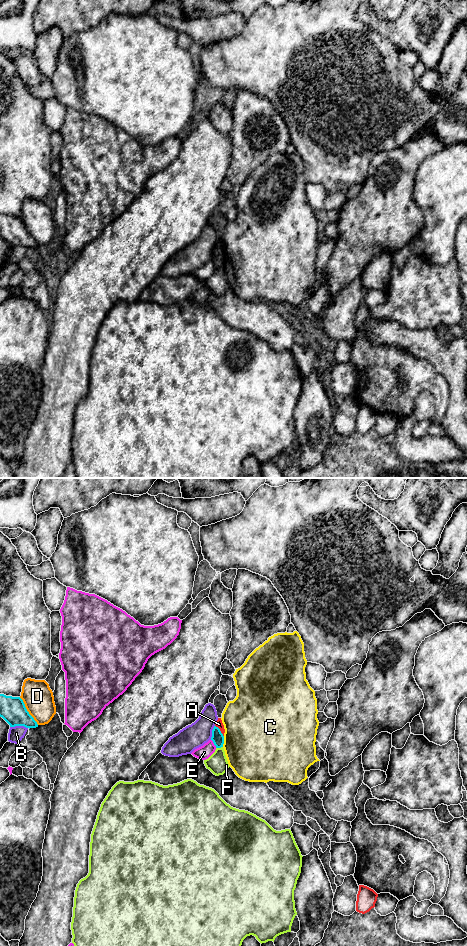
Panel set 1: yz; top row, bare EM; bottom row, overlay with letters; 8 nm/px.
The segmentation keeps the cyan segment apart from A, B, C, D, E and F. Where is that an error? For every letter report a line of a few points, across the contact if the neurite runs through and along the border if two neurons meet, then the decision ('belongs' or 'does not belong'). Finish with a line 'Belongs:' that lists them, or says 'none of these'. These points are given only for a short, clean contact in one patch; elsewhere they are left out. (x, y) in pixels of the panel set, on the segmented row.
A: yz (215, 725), (223, 736) | does not belong
B: does not belong
C: does not belong
D: does not belong
E: does not belong
F: does not belong
Belongs: none of these

